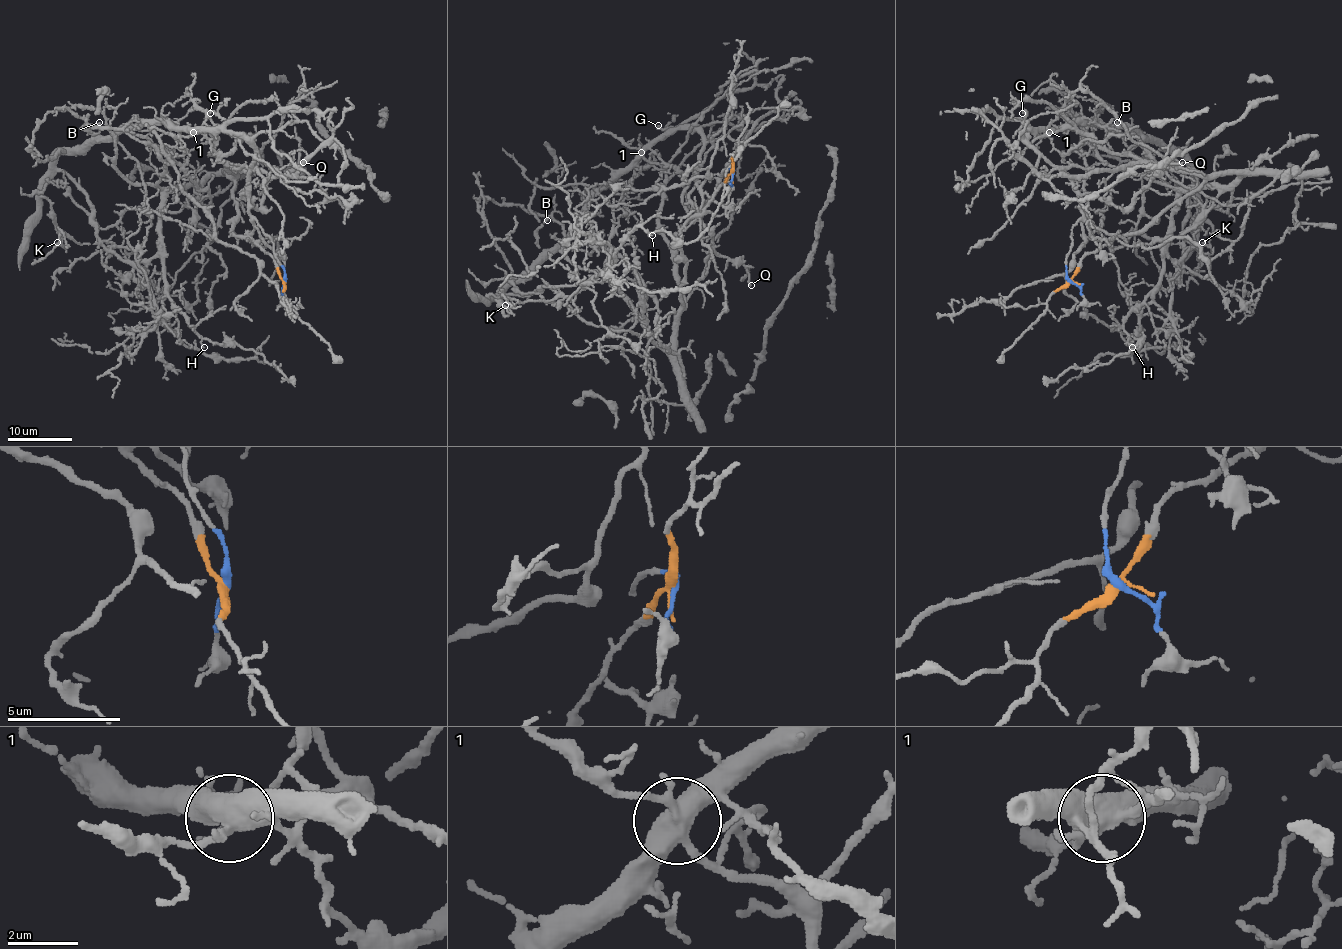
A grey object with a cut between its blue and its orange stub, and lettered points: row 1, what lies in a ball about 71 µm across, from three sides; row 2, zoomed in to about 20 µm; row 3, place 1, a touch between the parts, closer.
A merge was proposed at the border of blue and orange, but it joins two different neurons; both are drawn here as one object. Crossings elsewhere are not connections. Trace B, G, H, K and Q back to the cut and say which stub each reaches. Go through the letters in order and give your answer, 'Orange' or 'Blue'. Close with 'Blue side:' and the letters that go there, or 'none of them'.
B: Blue
G: Blue
H: Orange
K: Blue
Q: Blue
Blue side: B, G, K, Q

